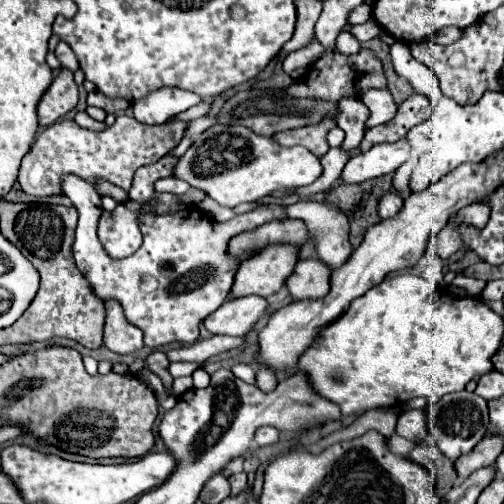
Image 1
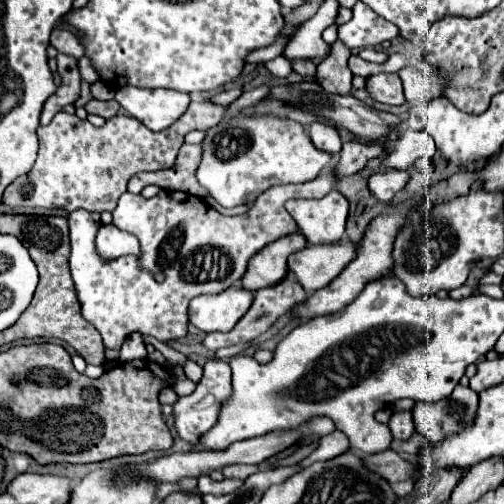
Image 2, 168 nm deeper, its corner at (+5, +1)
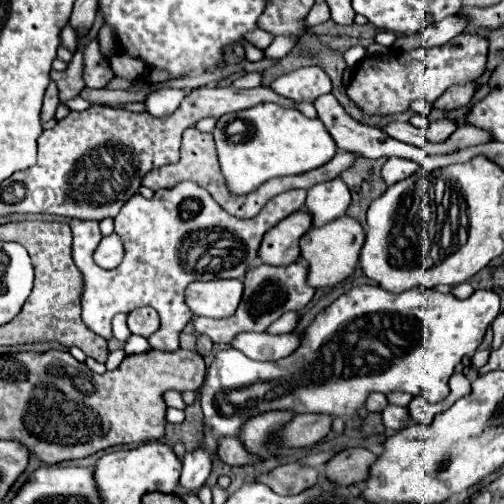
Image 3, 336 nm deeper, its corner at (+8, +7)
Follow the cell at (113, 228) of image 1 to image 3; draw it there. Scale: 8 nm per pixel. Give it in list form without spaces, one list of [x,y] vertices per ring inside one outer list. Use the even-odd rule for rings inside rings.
[[[116,233],[104,237],[94,253],[94,261],[104,267],[104,269],[114,269],[122,263],[124,257],[124,247],[120,243],[120,237]]]

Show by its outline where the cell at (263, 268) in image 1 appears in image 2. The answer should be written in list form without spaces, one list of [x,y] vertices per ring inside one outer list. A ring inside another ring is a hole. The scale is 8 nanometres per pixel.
[[[293,233],[283,239],[277,239],[275,243],[269,243],[249,259],[247,271],[241,279],[243,287],[255,293],[263,287],[279,283],[279,279],[287,275],[287,257],[305,247],[307,241],[301,233]]]

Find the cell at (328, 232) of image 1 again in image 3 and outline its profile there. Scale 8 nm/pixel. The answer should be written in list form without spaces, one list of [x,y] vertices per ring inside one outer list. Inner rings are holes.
[[[340,177],[332,181],[324,181],[320,185],[312,185],[308,189],[306,197],[306,209],[314,215],[314,225],[320,227],[324,223],[330,223],[346,213],[350,205],[350,191],[340,181]]]

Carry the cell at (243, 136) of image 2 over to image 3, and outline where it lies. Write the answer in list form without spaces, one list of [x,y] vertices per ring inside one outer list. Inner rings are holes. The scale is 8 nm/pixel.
[[[264,103],[220,117],[214,127],[214,141],[222,173],[232,193],[250,193],[268,179],[306,173],[328,163],[336,153],[336,143],[320,119],[308,119],[298,109],[276,103]]]

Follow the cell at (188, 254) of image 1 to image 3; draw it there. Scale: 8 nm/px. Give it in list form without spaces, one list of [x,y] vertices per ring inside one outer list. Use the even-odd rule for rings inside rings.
[[[182,181],[172,189],[160,189],[152,199],[136,193],[114,219],[114,230],[124,246],[122,267],[104,271],[94,263],[93,253],[102,234],[97,221],[72,219],[72,255],[84,275],[82,319],[90,331],[112,339],[112,317],[136,307],[152,307],[160,315],[160,329],[148,337],[152,349],[176,351],[178,335],[194,317],[184,302],[184,289],[192,281],[240,279],[258,255],[262,235],[278,221],[304,205],[306,191],[292,189],[270,199],[252,219],[236,219],[224,211],[212,195],[192,183]]]

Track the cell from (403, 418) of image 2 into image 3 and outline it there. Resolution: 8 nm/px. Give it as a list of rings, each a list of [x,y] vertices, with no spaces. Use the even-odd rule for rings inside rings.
[[[388,405],[384,411],[382,411],[382,421],[386,425],[386,429],[390,431],[400,431],[406,427],[406,421],[408,421],[410,413],[406,407],[398,407],[398,405]]]

